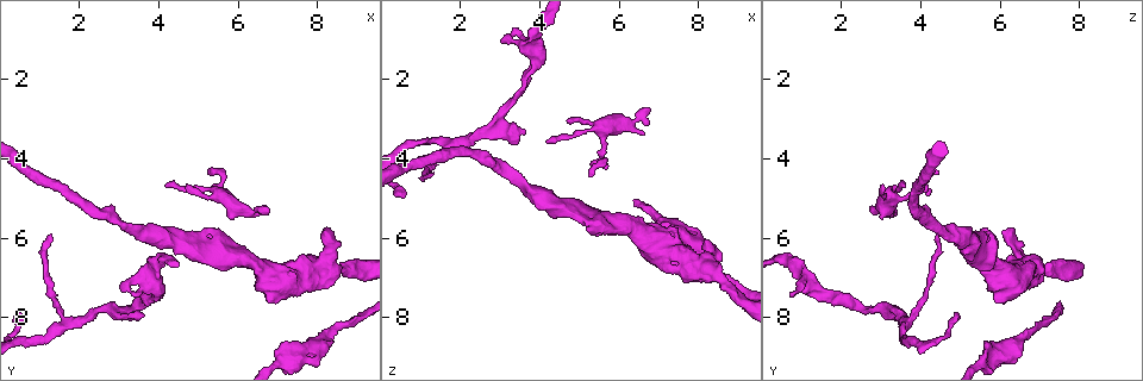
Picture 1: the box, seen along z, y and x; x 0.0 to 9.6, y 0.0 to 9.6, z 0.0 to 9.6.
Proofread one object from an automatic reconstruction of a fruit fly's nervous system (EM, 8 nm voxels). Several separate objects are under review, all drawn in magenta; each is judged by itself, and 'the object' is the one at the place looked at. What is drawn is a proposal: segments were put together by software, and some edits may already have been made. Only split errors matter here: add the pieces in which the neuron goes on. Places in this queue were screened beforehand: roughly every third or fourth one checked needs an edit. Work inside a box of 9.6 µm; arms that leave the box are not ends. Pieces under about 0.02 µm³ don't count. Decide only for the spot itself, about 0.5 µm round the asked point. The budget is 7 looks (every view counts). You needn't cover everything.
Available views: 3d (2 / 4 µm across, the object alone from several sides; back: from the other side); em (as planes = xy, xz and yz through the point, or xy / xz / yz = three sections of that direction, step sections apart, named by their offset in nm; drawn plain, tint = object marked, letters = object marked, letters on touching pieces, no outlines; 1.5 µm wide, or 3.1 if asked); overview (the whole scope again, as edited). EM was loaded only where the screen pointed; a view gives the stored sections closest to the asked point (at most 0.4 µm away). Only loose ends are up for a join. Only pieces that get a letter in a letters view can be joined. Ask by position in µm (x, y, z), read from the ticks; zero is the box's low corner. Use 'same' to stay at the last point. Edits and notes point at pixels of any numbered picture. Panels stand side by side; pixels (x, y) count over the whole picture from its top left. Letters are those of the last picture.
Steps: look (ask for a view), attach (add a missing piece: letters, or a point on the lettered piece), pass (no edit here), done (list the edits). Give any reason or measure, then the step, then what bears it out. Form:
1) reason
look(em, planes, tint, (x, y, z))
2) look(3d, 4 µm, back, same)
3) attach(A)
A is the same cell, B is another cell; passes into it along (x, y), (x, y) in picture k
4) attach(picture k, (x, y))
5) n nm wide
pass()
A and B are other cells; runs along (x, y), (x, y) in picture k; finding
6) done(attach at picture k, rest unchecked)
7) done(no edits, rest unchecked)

free end
look(3d, 2 µm, (7.05, 8.80, 5.60))

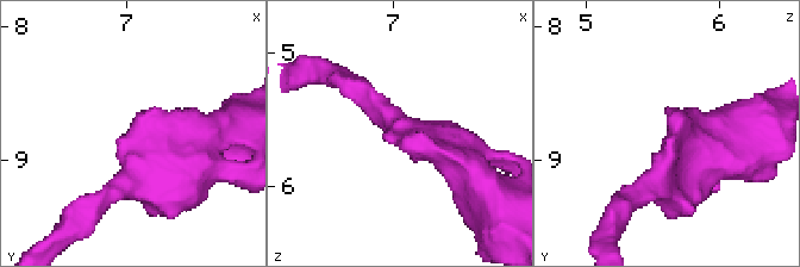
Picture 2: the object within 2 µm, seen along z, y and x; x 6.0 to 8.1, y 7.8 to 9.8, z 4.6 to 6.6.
look(em, xy, step 4, tint, (6.98, 8.82, 5.62))

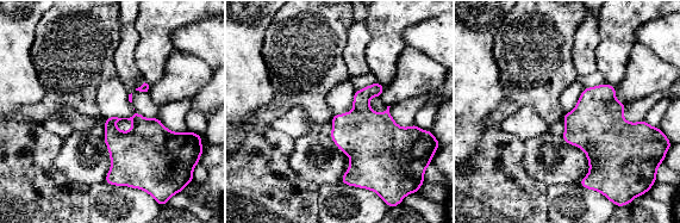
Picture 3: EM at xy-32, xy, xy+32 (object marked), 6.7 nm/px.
look(em, yz, step 8, letters, same)

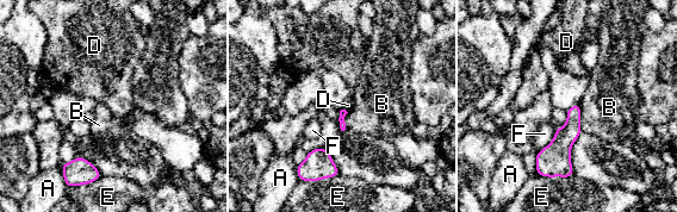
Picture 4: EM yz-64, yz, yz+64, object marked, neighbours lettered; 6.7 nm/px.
pass()
A, B, D, E and F are other cells; border along (342, 108), (347, 112) in picture 4; no lettered piece goes on from it

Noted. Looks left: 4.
free end
look(3d, 2 µm, (1.20, 5.80, 4.35))

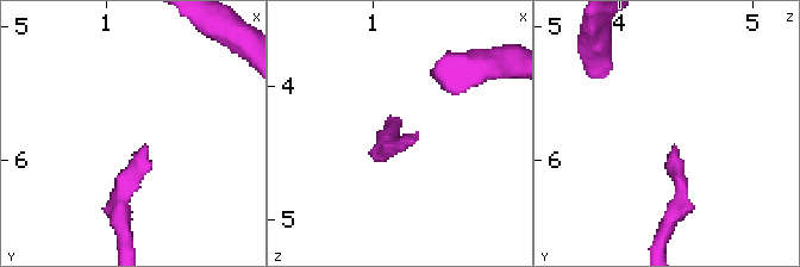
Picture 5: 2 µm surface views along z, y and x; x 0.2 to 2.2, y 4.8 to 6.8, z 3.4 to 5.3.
look(em, planes, letters, (1.28, 5.86, 4.40))

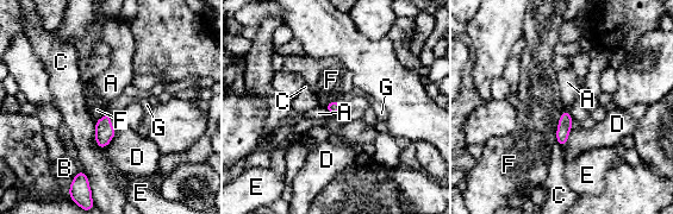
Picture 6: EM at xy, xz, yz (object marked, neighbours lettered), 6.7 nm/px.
F touches over 240 nm
attach(G)
G is the same cell, A, B, C, D, E and F are other cells; passes into it along (104, 131), (110, 120), (117, 106) in picture 6; it goes on there

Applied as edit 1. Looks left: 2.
done(attach at picture 6, rest unchecked)

